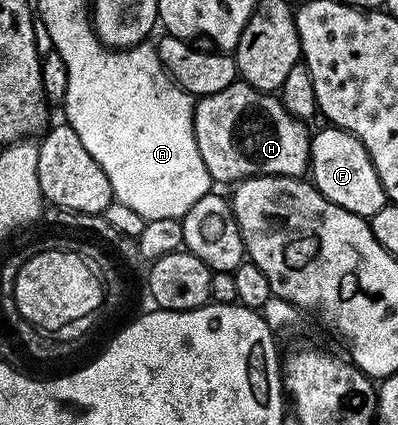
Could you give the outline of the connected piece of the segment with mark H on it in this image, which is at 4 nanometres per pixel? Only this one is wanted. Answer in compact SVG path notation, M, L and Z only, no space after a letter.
M237 82L226 86L226 90L218 90L218 94L201 96L194 104L194 138L198 142L198 154L202 154L202 162L206 162L206 170L211 174L213 181L220 180L227 186L235 185L237 182L250 178L251 176L295 176L303 177L309 171L308 159L310 158L310 132L307 132L305 121L295 120L288 111L282 106L279 95L270 92L260 92L254 86L243 82Z

